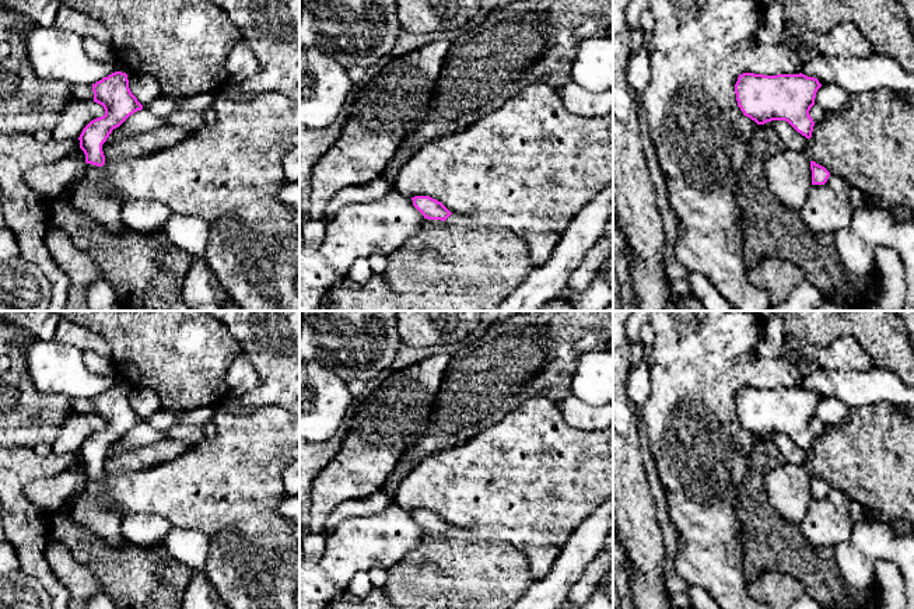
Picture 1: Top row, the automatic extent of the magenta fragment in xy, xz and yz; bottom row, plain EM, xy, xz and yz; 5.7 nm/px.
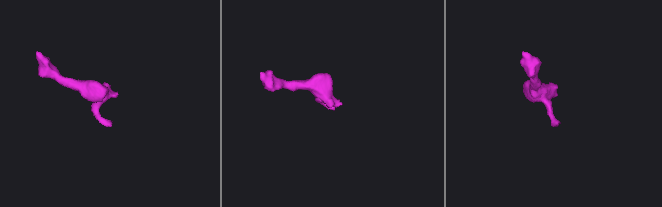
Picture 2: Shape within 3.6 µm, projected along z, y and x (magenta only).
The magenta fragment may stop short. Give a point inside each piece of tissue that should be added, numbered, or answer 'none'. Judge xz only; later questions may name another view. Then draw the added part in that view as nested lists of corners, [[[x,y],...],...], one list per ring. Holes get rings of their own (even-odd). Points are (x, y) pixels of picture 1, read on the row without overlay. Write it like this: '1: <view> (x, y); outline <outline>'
none

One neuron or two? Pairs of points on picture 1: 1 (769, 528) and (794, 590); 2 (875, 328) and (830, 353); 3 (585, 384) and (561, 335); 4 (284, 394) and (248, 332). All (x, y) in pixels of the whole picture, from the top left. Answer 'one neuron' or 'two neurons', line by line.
1: two neurons
2: two neurons
3: two neurons
4: one neuron

